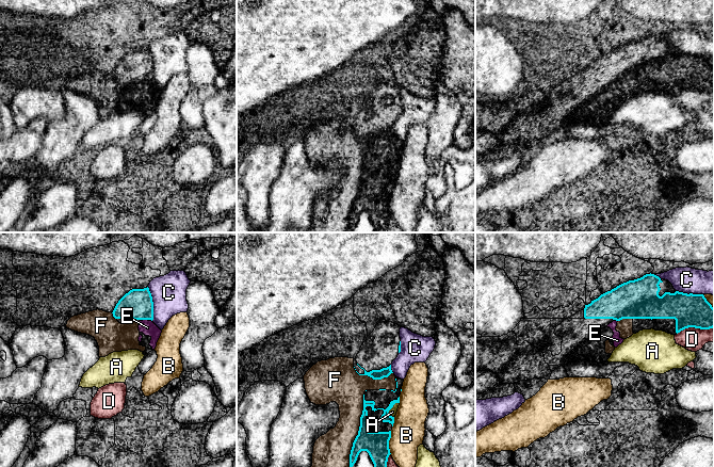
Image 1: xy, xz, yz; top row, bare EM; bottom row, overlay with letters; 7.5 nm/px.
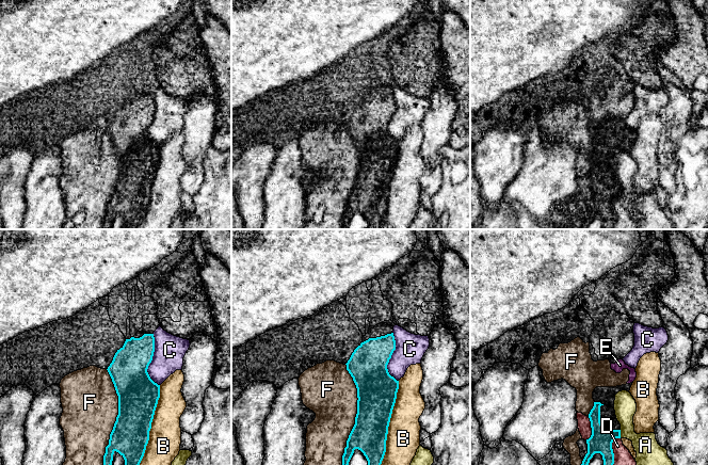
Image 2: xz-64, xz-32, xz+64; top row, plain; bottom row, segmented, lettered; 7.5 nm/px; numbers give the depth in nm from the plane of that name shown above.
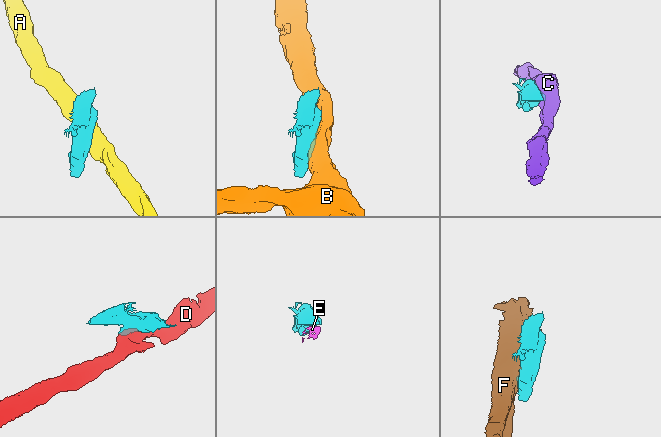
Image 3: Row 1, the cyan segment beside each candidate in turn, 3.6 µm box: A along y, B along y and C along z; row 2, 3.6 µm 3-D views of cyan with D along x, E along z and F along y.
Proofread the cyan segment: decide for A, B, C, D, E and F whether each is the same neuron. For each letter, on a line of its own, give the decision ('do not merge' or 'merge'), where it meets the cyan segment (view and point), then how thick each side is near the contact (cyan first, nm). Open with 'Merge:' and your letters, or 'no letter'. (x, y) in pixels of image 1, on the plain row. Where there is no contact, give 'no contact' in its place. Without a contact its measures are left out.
Merge: E
A: do not merge; contact xz (391, 168); calibres 110 and 60 nm
B: do not merge; contact xz (388, 204); calibres 190 and 260 nm
C: do not merge; contact xy (152, 65); calibres 220 and 260 nm
D: do not merge; contact yz (695, 89); calibres 260 and 180 nm
E: merge; contact xy (145, 80); calibres 220 and 110 nm
F: do not merge; contact xz (358, 193); calibres 190 and 280 nm

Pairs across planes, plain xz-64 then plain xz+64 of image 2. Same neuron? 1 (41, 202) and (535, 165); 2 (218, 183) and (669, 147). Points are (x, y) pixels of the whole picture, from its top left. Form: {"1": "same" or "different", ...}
{"1": "same", "2": "different"}

